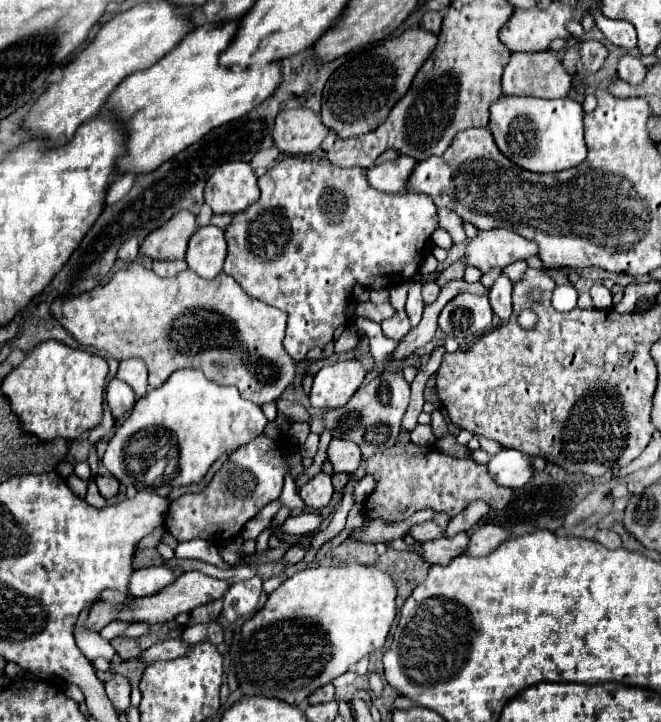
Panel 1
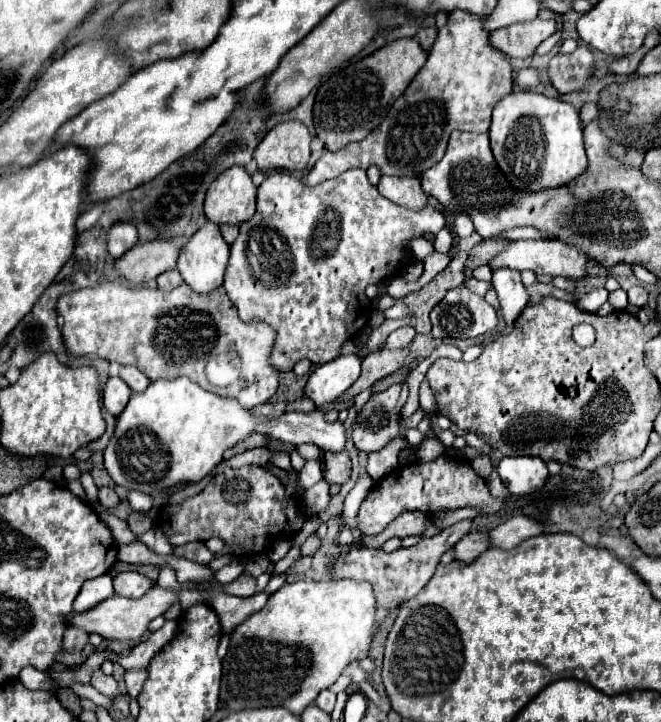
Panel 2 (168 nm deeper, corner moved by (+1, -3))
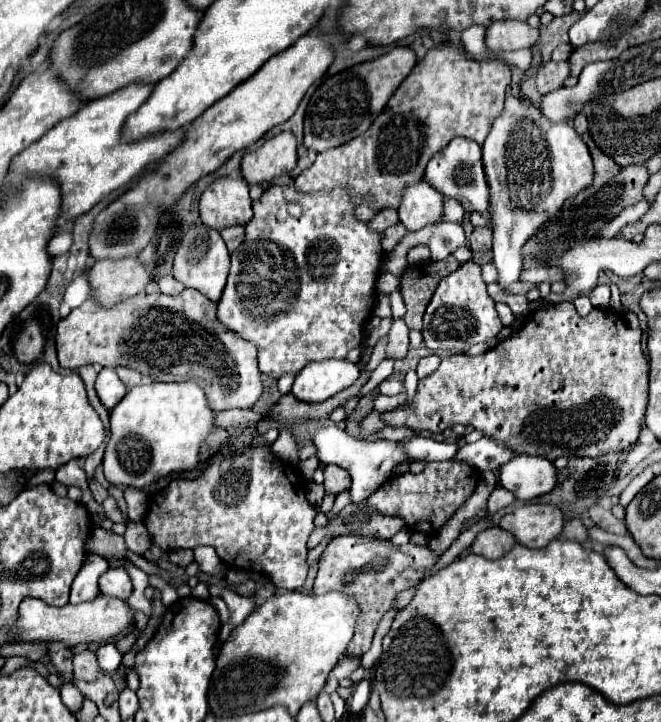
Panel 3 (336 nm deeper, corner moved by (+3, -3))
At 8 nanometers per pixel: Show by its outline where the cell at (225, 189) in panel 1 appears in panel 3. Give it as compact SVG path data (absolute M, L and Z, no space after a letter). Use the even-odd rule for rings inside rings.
M218 178L200 196L200 220L222 230L228 226L244 226L252 218L252 200L244 178Z

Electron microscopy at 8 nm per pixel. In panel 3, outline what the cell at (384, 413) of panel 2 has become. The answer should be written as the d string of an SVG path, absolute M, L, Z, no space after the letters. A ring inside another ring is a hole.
M386 378L378 388L386 390L386 396L396 396L396 394L400 394L404 390L404 384L400 380L396 380L396 378Z

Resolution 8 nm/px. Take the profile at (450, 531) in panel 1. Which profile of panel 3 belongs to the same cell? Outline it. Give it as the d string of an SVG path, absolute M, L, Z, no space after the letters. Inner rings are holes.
M336 536L324 548L318 560L318 576L314 582L314 594L344 592L354 596L360 606L360 616L356 618L356 634L348 644L348 654L362 656L370 650L376 626L382 616L392 608L398 592L416 588L426 574L436 564L436 554L430 554L426 546L402 544L394 546L390 540L378 540L368 536Z

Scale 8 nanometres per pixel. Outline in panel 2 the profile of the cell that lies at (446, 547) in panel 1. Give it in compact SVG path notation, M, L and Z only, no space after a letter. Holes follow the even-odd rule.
M470 532L454 546L454 556L456 556L454 560L470 564L484 550L488 550L488 536L482 532Z

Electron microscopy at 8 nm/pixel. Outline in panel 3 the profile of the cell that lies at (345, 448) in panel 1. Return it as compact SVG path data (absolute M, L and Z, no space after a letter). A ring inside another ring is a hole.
M326 466L324 468L324 488L326 488L326 494L340 494L342 490L348 490L350 488L350 476L346 474L346 470L342 470L340 466Z

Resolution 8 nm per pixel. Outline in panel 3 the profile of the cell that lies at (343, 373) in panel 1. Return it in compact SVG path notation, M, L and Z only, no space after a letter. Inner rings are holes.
M348 360L310 362L296 374L292 394L302 402L324 402L340 390L352 386L360 376L358 364Z

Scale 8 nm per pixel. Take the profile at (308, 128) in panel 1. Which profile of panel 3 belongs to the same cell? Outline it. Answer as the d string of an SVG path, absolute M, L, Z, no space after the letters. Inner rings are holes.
M280 132L266 140L256 152L248 152L242 158L240 170L248 184L270 182L282 174L288 174L296 166L296 138L292 132Z

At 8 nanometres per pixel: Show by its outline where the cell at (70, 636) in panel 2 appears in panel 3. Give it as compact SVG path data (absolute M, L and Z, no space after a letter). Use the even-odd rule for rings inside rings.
M62 642L48 644L48 656L58 674L62 676L62 684L72 684L72 652Z

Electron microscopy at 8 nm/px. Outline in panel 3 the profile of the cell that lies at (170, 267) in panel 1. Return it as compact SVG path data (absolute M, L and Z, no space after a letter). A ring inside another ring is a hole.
M168 274L166 278L162 278L158 282L158 286L160 286L160 292L162 294L168 294L168 296L176 296L176 294L180 294L184 290L184 286L172 274Z

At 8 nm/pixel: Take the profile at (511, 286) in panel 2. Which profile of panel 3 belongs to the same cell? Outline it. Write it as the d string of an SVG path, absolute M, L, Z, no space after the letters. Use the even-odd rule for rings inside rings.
M506 96L504 112L482 144L482 162L490 188L490 222L494 232L494 264L504 288L520 278L522 244L550 220L570 198L592 186L594 166L588 146L570 122L550 122L542 118L536 104L516 96Z

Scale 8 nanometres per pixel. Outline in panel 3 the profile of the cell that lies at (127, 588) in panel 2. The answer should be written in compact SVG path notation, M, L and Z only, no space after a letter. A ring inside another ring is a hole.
M108 568L100 580L100 592L104 596L126 600L132 594L132 580L124 568Z

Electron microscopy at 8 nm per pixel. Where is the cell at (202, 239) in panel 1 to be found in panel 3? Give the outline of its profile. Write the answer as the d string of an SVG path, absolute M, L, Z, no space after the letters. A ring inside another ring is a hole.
M196 224L184 234L176 250L176 258L174 258L174 278L176 280L180 280L188 288L196 288L212 302L218 302L222 296L224 284L226 284L228 268L230 268L230 254L218 230L208 228L204 224Z

